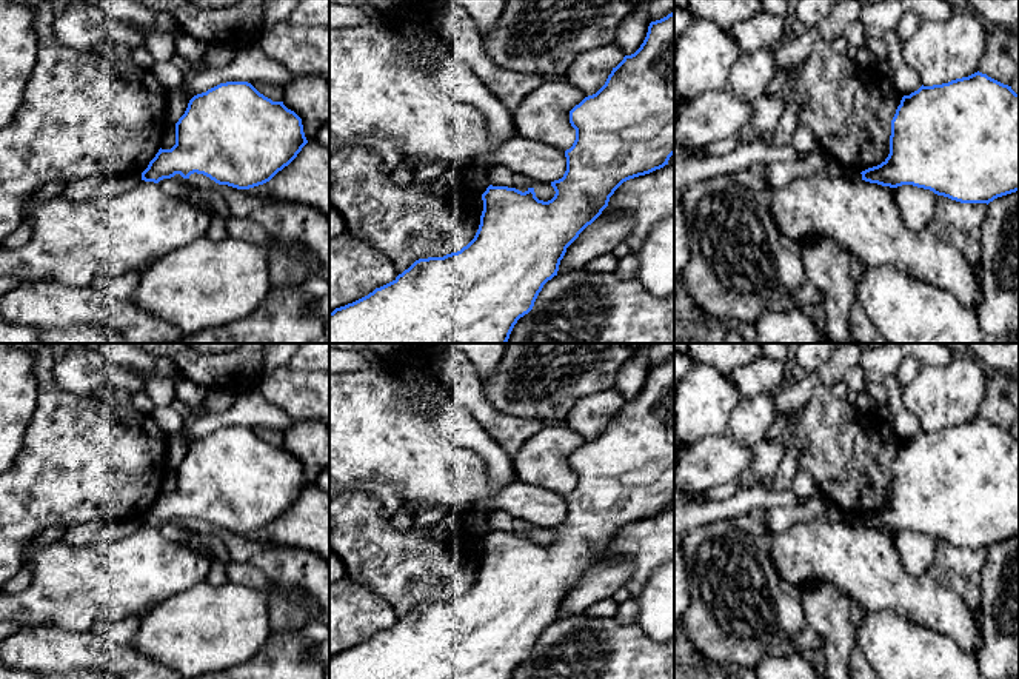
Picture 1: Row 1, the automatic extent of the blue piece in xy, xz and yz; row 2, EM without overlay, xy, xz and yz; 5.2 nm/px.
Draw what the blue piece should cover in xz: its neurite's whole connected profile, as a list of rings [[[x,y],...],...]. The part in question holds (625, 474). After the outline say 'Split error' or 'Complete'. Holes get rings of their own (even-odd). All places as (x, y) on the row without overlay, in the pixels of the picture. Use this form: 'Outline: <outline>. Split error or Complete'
Outline: [[[674,356],[667,362],[650,368],[646,382],[640,393],[634,399],[625,400],[623,405],[613,413],[605,430],[596,439],[585,442],[570,456],[570,468],[576,474],[576,485],[573,491],[565,496],[566,516],[563,522],[551,527],[551,531],[556,536],[551,545],[539,545],[534,533],[528,533],[525,537],[522,537],[516,533],[489,530],[482,539],[483,556],[480,560],[479,574],[466,591],[443,602],[419,604],[393,627],[376,633],[373,637],[352,648],[336,653],[332,657],[329,657],[329,679],[511,679],[517,665],[533,654],[543,630],[557,620],[559,610],[566,597],[566,593],[602,559],[614,536],[630,523],[663,513],[674,499]]]. Complete

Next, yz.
Outline: [[[974,417],[968,422],[956,423],[948,428],[920,431],[910,440],[904,440],[896,459],[891,465],[891,480],[890,480],[890,499],[877,511],[868,513],[860,517],[862,525],[870,528],[877,528],[882,531],[897,533],[902,530],[913,530],[917,533],[930,534],[937,540],[948,542],[961,548],[990,548],[997,542],[1019,536],[1019,439],[1016,439],[1011,431],[1004,430],[987,419]]]. Complete

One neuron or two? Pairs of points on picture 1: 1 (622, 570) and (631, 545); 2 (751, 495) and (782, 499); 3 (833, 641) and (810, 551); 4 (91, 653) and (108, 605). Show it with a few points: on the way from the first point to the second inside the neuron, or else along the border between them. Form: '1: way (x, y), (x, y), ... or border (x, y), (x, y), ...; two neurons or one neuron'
1: border (598, 562), (630, 559), (634, 570); two neurons
2: way (759, 498), (775, 499); one neuron
3: border (799, 590), (811, 584), (831, 584), (848, 601); two neurons
4: border (62, 627), (71, 632), (99, 628); two neurons

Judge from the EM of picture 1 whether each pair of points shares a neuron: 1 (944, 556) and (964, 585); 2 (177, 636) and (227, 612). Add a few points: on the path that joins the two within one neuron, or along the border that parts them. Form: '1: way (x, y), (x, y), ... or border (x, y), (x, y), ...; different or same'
1: border (942, 570), (952, 570), (965, 578), (976, 579); different
2: way (190, 632), (210, 628), (214, 624); same

